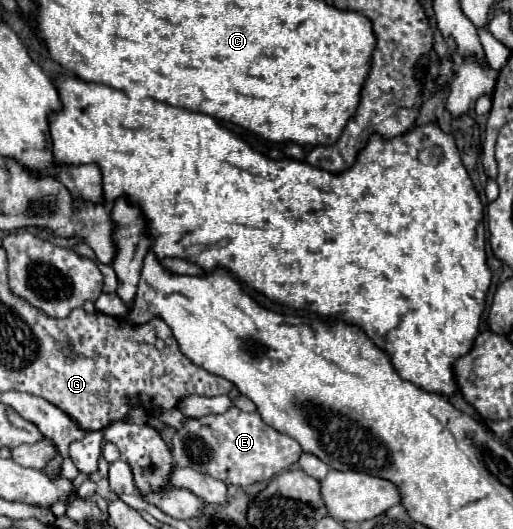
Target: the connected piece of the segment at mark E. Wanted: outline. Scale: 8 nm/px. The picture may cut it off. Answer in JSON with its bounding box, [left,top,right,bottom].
[172,406,302,486]

